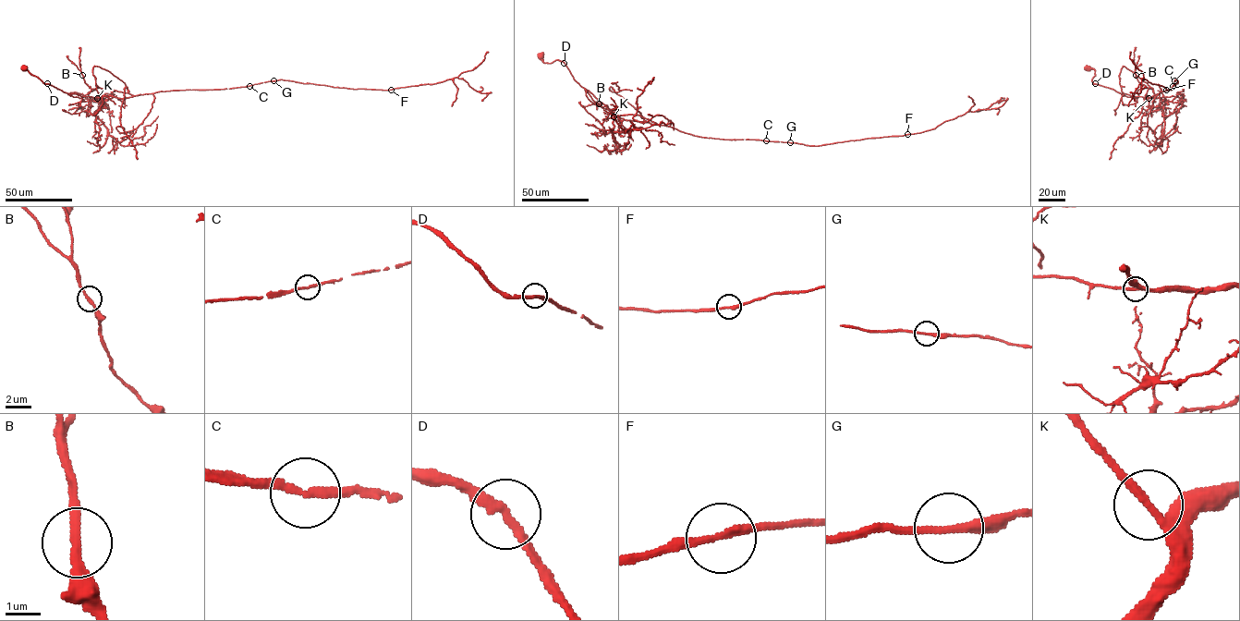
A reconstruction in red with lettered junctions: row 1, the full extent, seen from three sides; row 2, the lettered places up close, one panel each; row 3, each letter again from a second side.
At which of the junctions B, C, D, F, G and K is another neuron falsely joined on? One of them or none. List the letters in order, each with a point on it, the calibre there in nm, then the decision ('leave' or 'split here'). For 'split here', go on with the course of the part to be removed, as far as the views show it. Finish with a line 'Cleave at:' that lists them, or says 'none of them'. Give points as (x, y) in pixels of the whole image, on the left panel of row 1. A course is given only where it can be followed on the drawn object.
B: at (82, 75); 240 nm thick; leave
C: at (249, 86); 200 nm thick; leave
D: at (47, 83); 280 nm thick; leave
F: at (391, 90); 200 nm thick; leave
G: at (273, 80); 240 nm thick; leave
K: at (97, 98); 240 nm thick; leave
Cleave at: none of them

